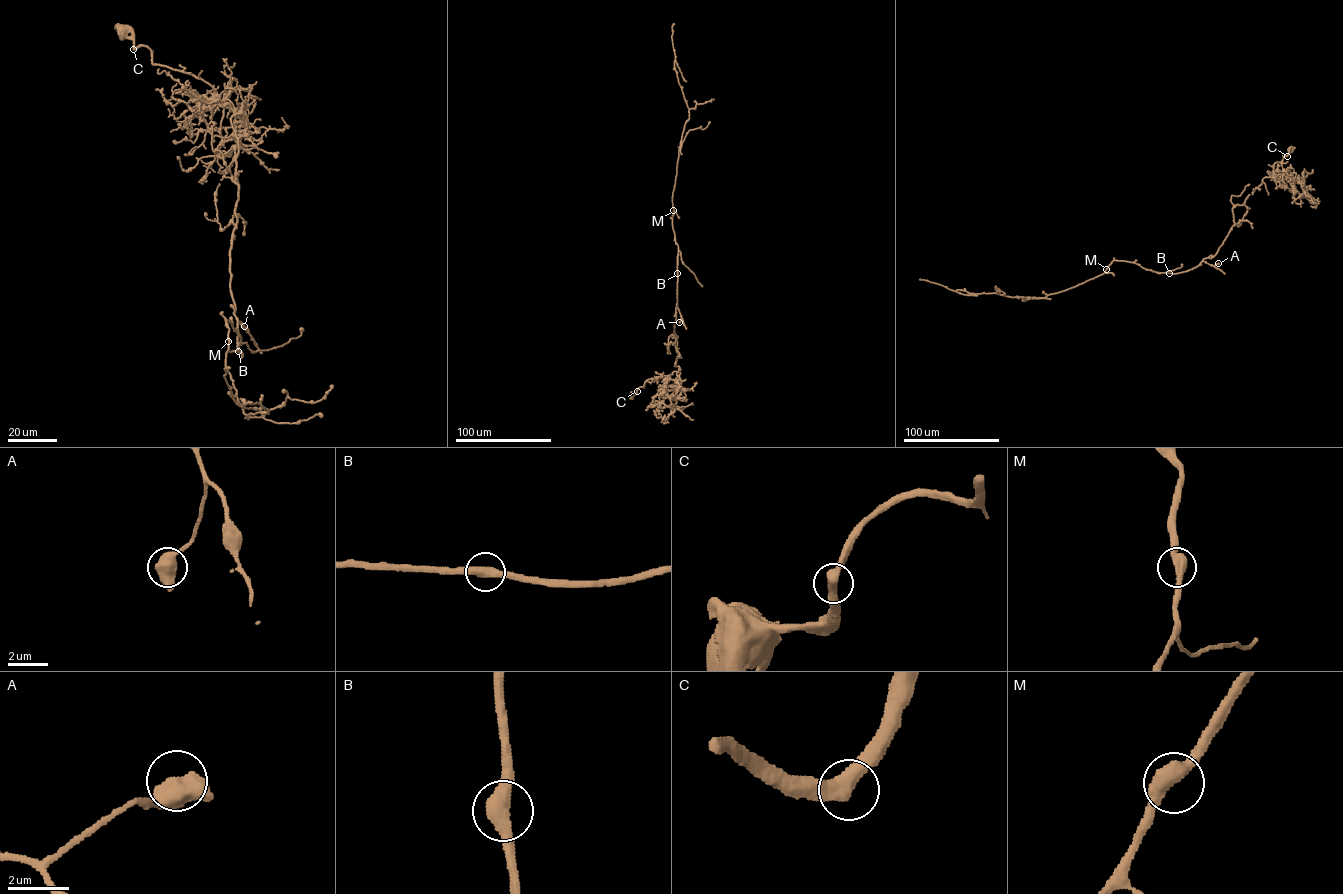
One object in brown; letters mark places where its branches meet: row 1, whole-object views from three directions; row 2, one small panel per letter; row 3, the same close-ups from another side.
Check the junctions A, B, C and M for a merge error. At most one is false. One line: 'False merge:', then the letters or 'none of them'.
False merge: none of them

